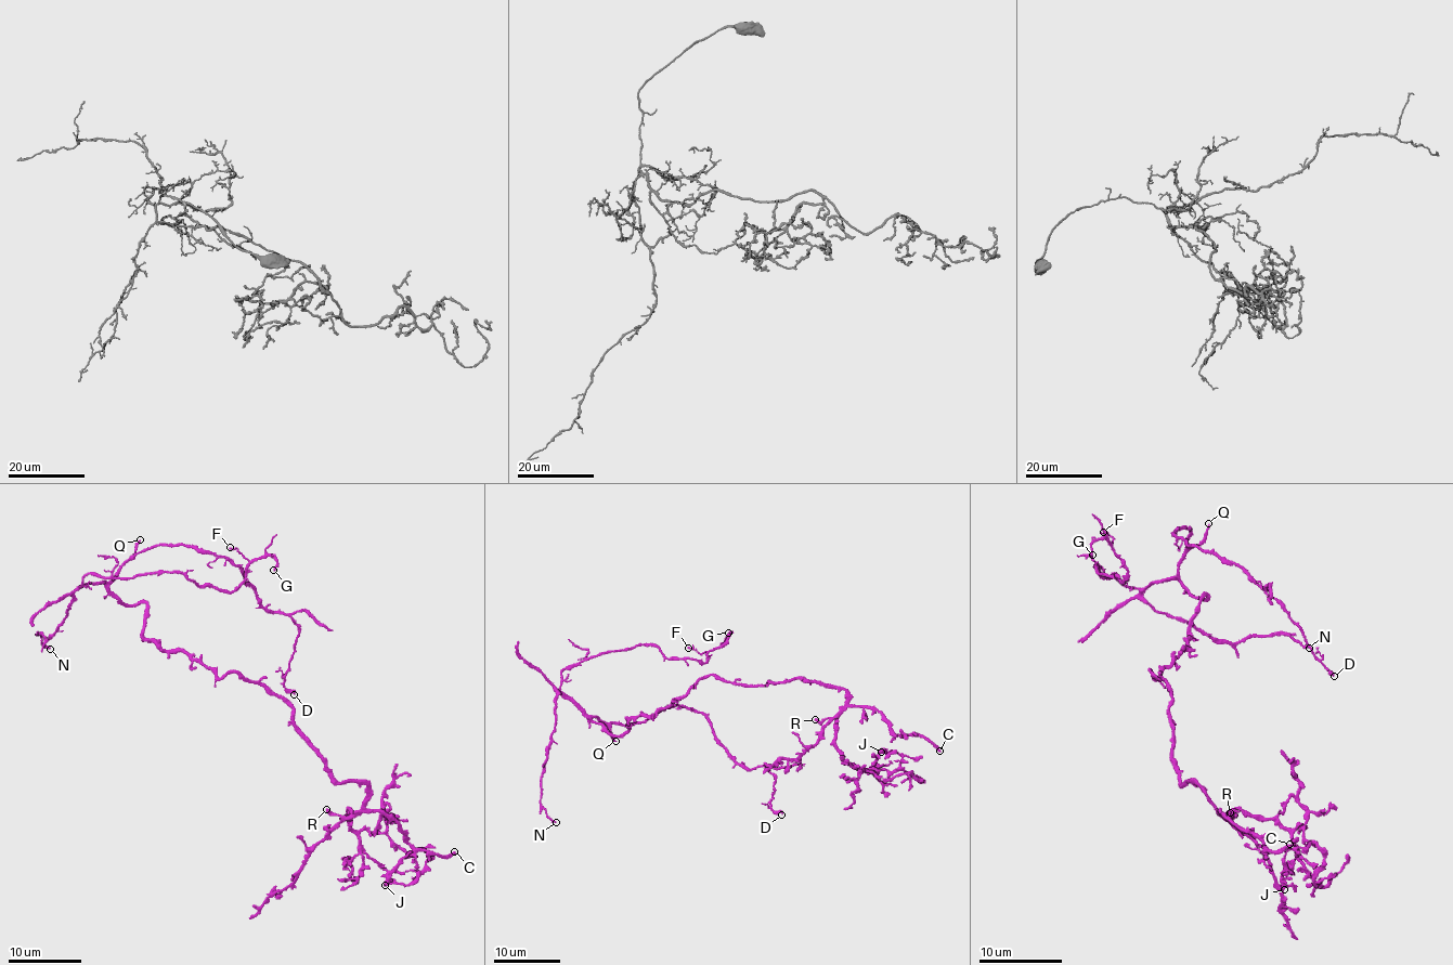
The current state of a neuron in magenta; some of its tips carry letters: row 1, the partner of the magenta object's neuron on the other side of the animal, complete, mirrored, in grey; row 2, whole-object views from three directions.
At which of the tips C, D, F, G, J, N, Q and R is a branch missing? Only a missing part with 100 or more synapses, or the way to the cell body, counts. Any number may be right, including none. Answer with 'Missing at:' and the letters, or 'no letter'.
Missing at: C

